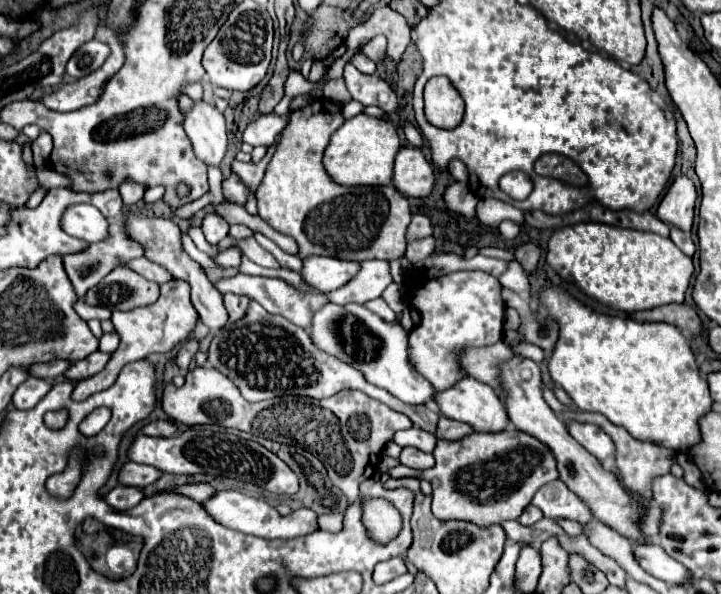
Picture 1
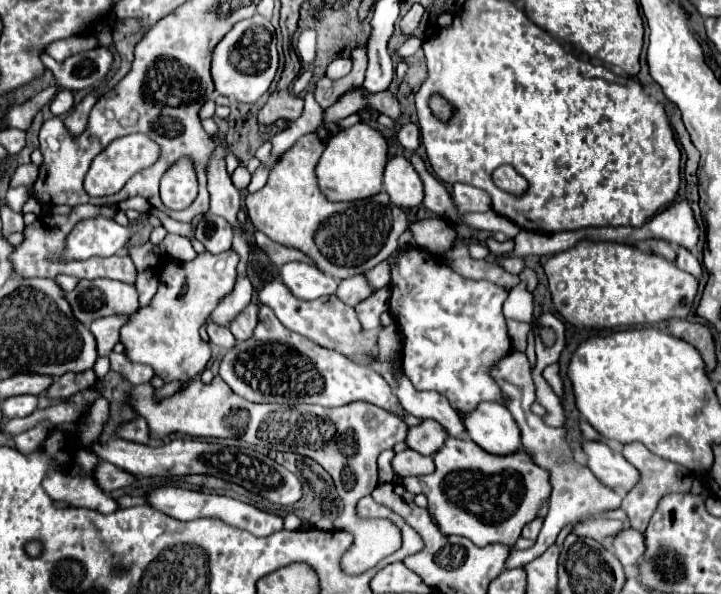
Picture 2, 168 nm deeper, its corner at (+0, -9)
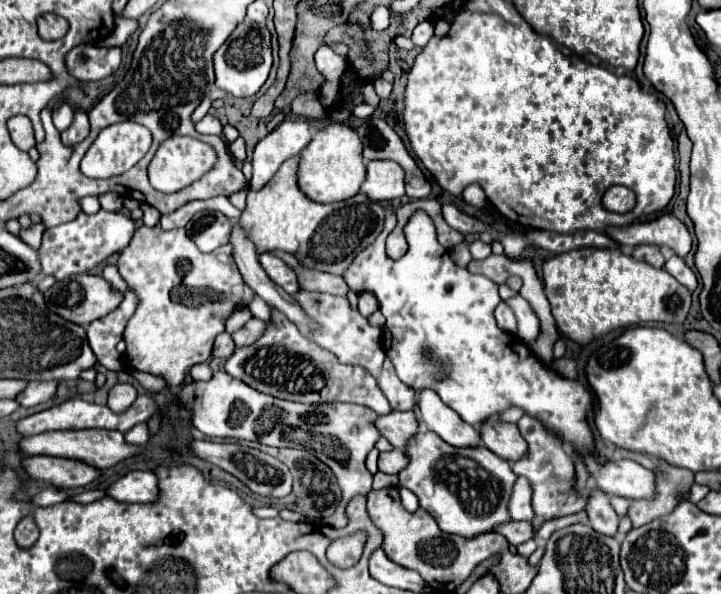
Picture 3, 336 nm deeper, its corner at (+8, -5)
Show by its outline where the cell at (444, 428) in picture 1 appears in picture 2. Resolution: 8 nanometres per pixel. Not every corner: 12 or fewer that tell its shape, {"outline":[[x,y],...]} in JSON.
{"outline":[[422,420],[408,430],[408,448],[434,456],[448,434],[438,422]]}

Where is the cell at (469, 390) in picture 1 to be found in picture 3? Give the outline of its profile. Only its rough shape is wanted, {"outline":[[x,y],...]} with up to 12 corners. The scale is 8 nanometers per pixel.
{"outline":[[486,420],[480,438],[496,456],[518,462],[528,444],[516,424]]}

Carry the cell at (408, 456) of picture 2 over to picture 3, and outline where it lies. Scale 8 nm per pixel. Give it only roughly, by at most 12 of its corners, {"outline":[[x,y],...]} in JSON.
{"outline":[[402,450],[380,452],[378,470],[398,474],[408,466]]}

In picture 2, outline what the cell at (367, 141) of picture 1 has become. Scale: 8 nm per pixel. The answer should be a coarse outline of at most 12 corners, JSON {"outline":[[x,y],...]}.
{"outline":[[360,122],[326,142],[318,186],[332,202],[382,190],[388,142]]}

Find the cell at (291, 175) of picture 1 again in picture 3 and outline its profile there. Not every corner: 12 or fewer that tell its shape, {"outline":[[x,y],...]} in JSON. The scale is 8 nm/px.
{"outline":[[298,156],[238,222],[260,254],[344,274],[382,232],[384,208],[300,192]]}

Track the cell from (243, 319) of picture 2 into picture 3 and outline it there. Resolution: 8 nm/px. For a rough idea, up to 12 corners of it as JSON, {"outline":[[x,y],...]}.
{"outline":[[250,318],[232,334],[236,346],[248,346],[264,334],[264,322]]}

